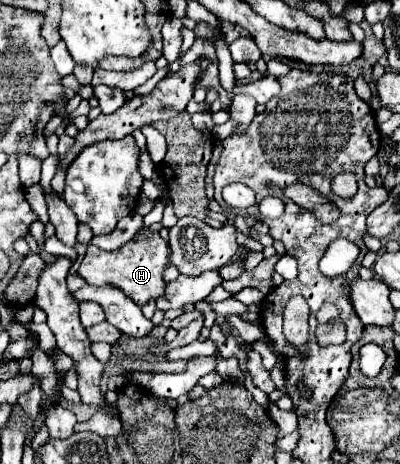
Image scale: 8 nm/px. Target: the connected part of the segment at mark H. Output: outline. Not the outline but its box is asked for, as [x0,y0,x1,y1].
[78,229,170,307]

